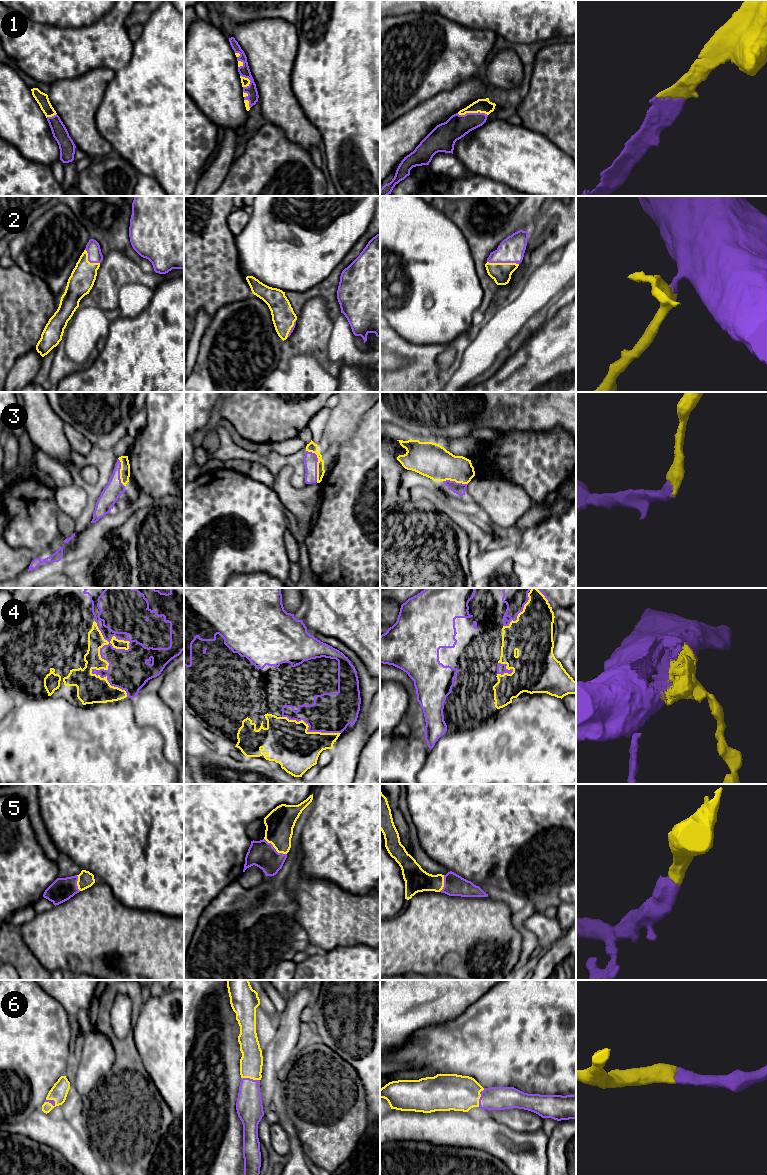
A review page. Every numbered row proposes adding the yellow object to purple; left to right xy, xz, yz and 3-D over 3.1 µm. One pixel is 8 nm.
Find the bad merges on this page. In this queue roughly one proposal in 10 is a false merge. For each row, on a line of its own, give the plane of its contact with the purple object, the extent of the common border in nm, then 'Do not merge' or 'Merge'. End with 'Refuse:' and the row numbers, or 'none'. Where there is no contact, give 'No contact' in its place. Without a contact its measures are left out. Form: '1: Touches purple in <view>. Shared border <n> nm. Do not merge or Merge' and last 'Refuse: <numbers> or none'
1: Touches purple in yz. Shared border 240 nm. Merge
2: Touches purple in yz. Shared border 260 nm. Merge
3: Touches purple in xz. Shared border 280 nm. Merge
4: Touches purple in xy. Shared border 650 nm. Merge
5: Touches purple in xz. Shared border 220 nm. Merge
6: Touches purple in yz. Shared border 160 nm. Merge
Refuse: none

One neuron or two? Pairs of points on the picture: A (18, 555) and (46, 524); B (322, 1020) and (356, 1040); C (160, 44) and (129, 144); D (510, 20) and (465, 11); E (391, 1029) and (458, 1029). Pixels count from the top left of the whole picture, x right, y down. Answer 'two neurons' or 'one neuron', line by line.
A: two neurons
B: one neuron
C: one neuron
D: one neuron
E: two neurons

